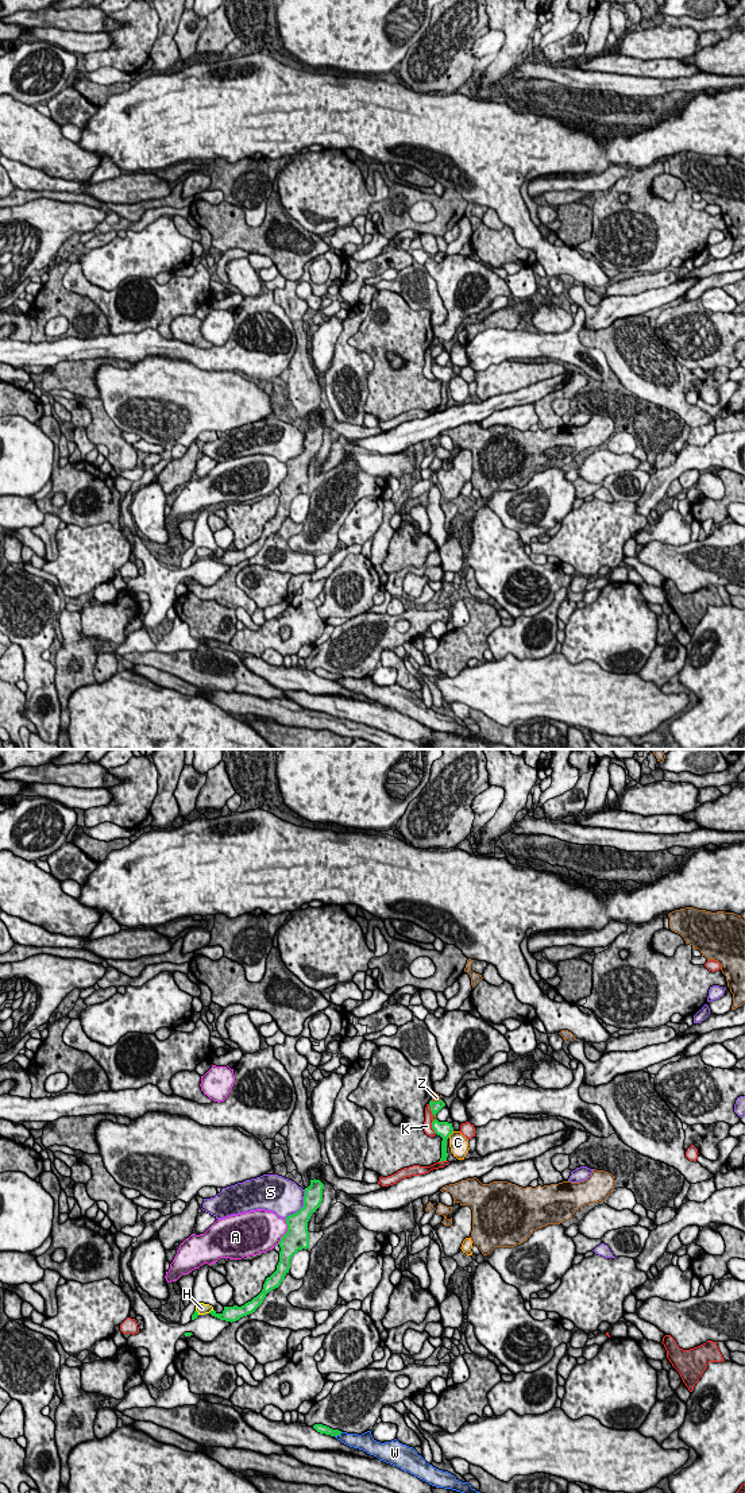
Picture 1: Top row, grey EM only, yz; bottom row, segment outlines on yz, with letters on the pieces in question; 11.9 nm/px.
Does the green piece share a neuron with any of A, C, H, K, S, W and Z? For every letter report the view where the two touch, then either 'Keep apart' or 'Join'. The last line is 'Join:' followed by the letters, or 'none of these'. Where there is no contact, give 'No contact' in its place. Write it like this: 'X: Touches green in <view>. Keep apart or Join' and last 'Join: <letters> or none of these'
A: Touches green in yz. Keep apart
C: Touches green in yz. Keep apart
H: Touches green in yz. Keep apart
K: Touches green in yz. Keep apart
S: Touches green in yz. Keep apart
W: Touches green in yz. Keep apart
Z: Touches green in yz. Keep apart
Join: none of these

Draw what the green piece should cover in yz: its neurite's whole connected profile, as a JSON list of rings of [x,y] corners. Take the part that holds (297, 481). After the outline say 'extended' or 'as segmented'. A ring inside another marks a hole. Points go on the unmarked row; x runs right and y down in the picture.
[[[310,424],[310,429],[305,432],[304,451],[285,463],[287,475],[278,487],[281,491],[279,506],[277,514],[266,522],[262,536],[242,551],[224,551],[221,558],[217,558],[213,553],[209,556],[212,560],[231,567],[236,566],[240,562],[255,556],[255,553],[263,547],[266,539],[281,529],[285,520],[289,517],[292,501],[298,494],[306,494],[309,491],[308,466],[323,445],[323,433],[324,428],[320,424]]]; as segmented

